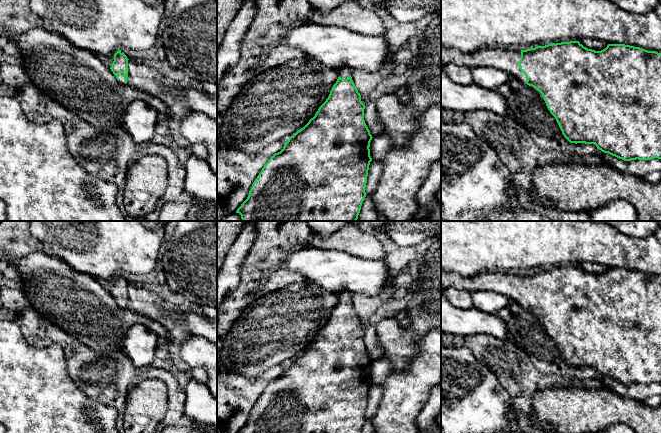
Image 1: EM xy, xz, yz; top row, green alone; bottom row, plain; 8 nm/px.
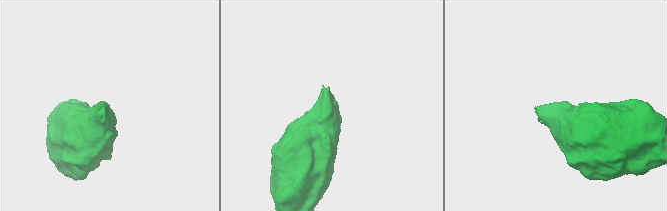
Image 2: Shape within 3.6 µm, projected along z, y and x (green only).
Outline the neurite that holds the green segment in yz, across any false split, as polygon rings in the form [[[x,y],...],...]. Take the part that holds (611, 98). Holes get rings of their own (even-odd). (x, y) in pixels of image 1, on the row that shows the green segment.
[[[579,41],[552,43],[526,50],[484,48],[473,53],[460,53],[456,50],[441,47],[441,67],[451,63],[459,66],[467,66],[471,69],[478,66],[494,66],[510,73],[513,77],[525,82],[527,85],[534,87],[542,94],[548,110],[555,117],[562,134],[570,143],[595,144],[602,152],[624,161],[661,159],[661,53],[625,44],[608,44],[605,49],[595,51],[584,47]]]

